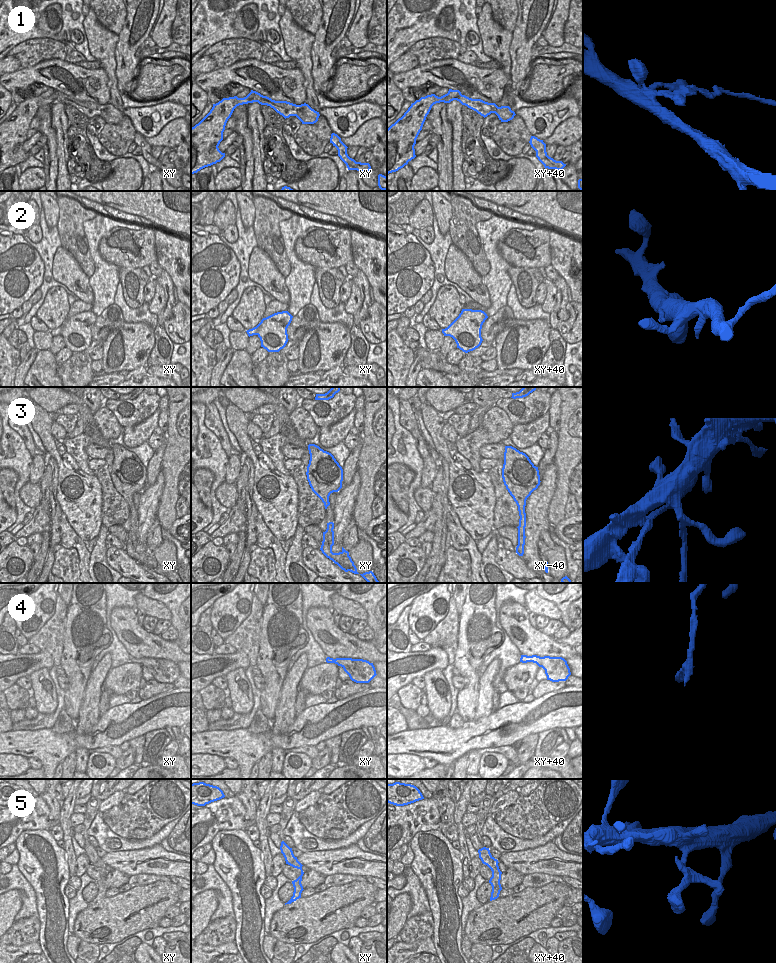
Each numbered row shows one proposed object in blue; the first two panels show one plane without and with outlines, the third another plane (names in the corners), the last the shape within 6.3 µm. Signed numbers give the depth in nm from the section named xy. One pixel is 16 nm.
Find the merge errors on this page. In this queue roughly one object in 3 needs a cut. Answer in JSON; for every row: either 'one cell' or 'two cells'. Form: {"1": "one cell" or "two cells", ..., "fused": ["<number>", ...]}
{"1": "two cells", "2": "one cell", "3": "two cells", "4": "one cell", "5": "one cell", "fused": ["1", "3"]}

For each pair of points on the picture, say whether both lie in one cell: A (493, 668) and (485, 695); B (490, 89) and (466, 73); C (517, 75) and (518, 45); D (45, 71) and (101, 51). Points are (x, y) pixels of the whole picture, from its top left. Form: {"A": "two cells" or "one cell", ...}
{"A": "one cell", "B": "one cell", "C": "one cell", "D": "two cells"}

